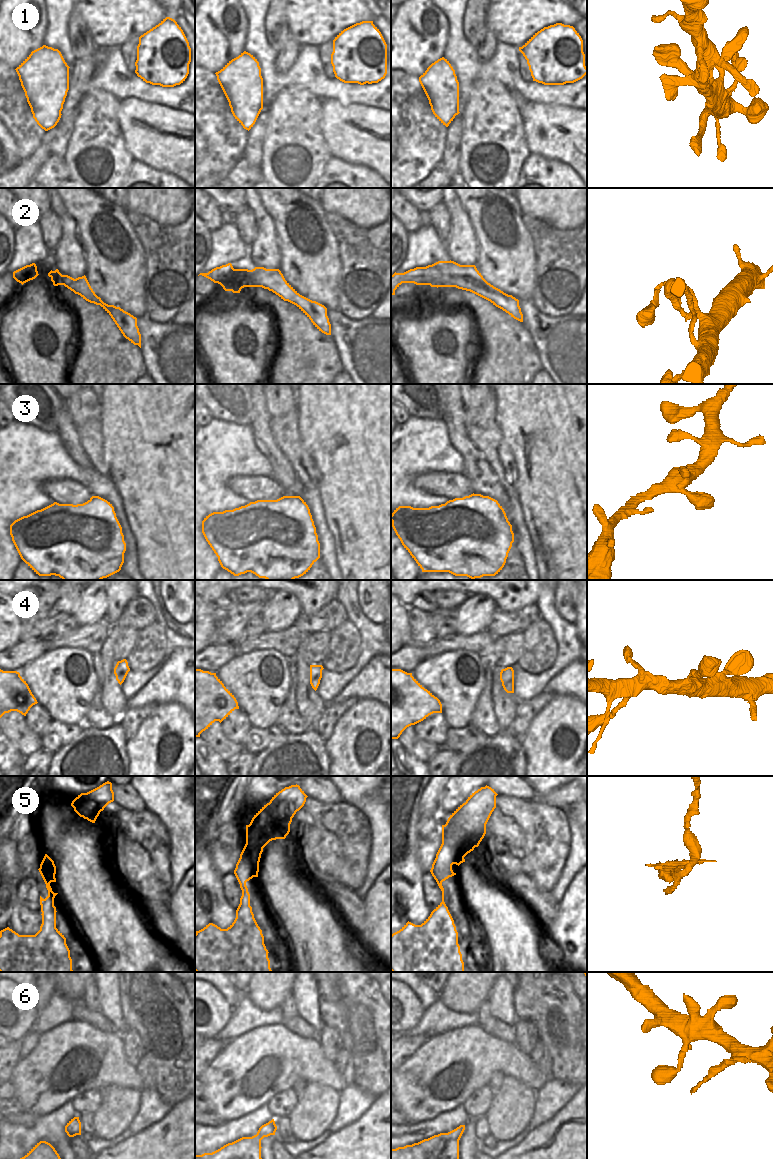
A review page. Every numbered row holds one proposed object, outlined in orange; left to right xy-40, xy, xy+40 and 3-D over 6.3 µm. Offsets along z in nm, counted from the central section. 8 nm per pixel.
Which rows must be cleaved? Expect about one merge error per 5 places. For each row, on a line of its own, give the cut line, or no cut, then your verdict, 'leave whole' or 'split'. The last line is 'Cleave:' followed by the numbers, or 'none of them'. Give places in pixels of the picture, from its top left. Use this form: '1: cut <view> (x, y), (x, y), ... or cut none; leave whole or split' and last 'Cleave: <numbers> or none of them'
1: cut none; leave whole
2: cut none; leave whole
3: cut none; leave whole
4: cut none; leave whole
5: cut none; leave whole
6: cut none; leave whole
Cleave: none of them

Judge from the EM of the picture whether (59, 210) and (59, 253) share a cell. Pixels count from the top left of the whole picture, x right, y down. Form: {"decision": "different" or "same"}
{"decision": "same"}

